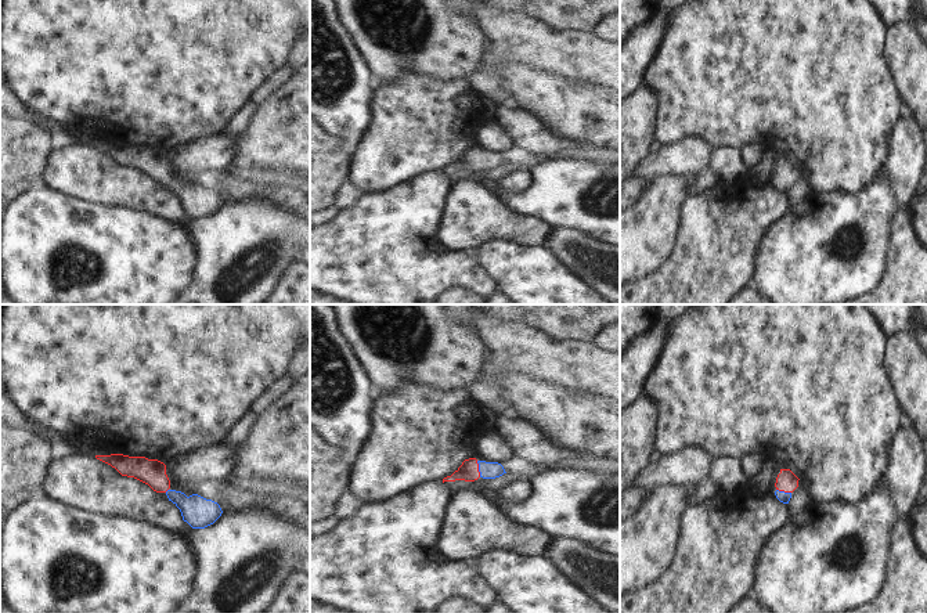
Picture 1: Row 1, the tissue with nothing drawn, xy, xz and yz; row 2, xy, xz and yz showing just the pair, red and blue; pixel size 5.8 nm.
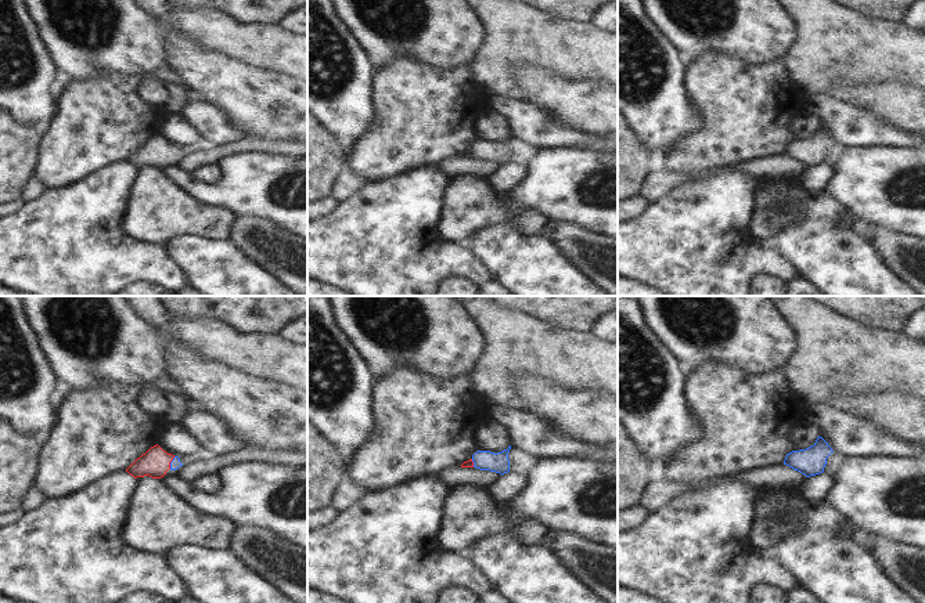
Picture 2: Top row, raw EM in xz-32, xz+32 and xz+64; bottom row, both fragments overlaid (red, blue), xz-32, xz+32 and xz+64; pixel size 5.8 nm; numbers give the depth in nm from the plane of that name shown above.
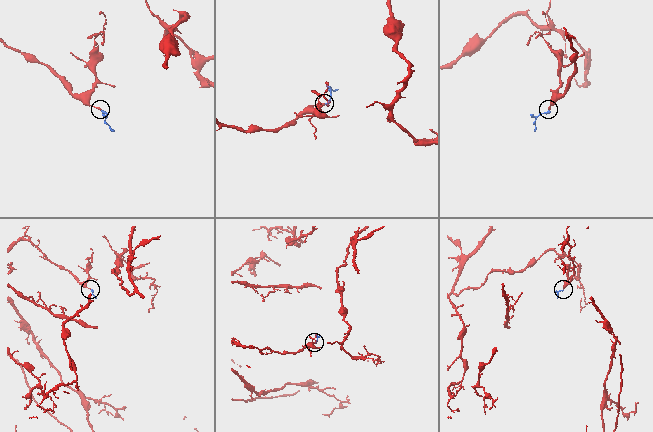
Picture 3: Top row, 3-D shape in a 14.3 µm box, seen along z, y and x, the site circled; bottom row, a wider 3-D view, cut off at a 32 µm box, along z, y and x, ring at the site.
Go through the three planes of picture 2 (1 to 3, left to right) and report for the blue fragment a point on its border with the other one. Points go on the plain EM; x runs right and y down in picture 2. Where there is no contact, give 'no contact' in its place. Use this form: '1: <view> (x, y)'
1: xz-32 (171, 151)
2: xz+32 (472, 154)
3: no contact

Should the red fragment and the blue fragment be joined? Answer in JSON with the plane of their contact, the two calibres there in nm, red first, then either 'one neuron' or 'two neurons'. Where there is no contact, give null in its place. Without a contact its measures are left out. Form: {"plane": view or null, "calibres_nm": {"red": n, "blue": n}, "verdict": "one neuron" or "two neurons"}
{"plane": "xz", "calibres_nm": {"red": 110, "blue": 100}, "verdict": "one neuron"}

